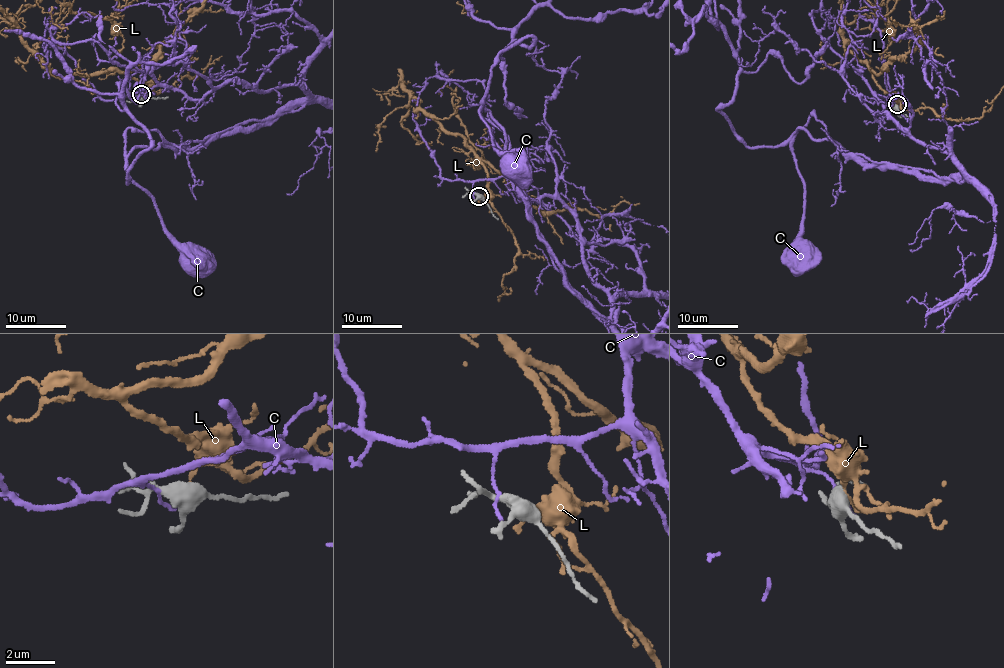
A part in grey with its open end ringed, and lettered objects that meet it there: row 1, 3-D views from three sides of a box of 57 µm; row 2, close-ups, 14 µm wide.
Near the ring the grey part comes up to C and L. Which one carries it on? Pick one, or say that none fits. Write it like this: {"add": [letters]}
{"add": []}

